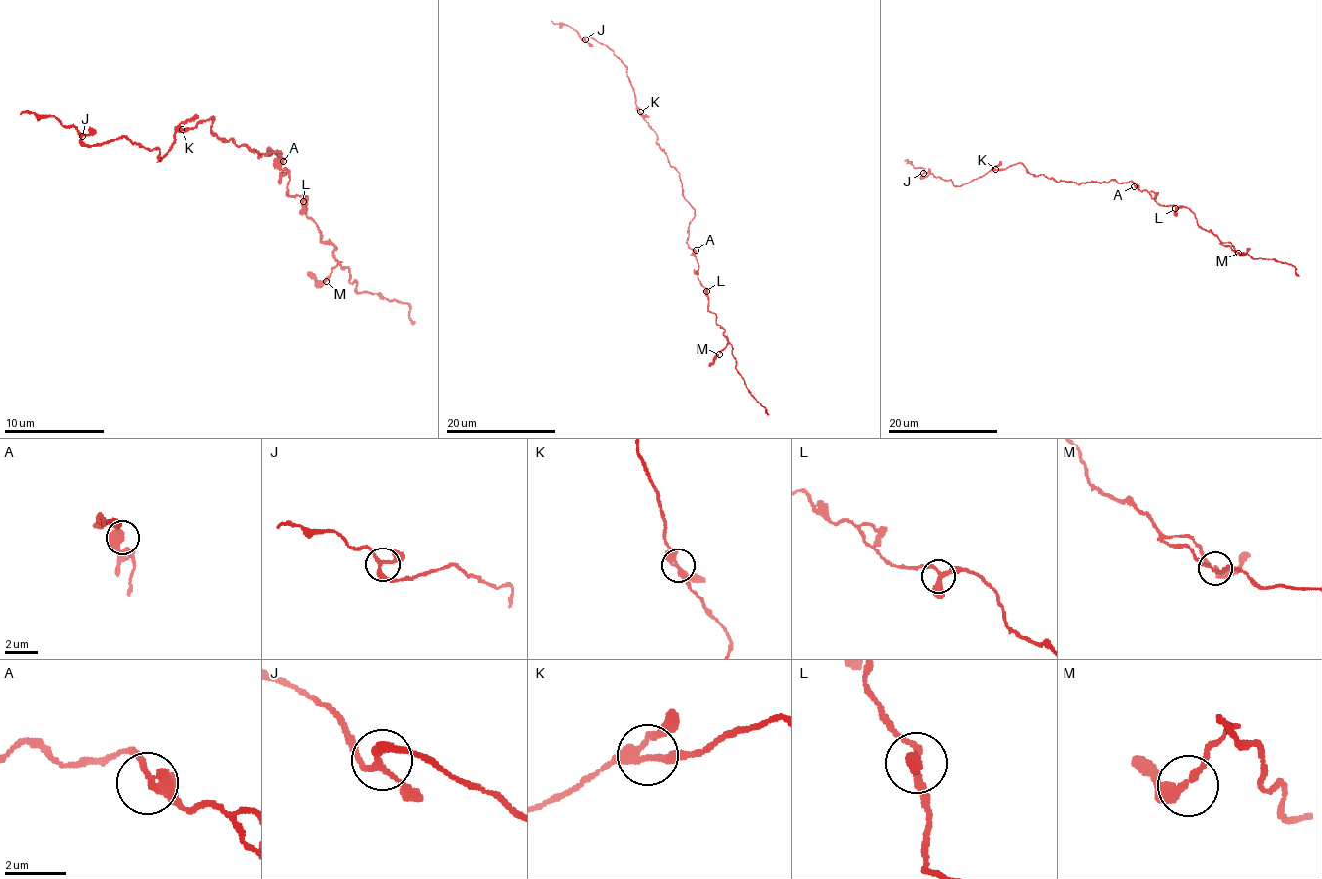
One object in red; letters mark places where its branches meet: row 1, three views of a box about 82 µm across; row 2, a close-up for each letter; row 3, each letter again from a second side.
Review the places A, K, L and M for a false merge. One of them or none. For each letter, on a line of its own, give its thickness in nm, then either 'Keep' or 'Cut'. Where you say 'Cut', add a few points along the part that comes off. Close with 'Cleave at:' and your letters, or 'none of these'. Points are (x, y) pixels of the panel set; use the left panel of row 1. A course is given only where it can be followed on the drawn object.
A: Thickness 320 nm. Keep
K: Thickness 280 nm. Keep
L: Thickness 240 nm. Keep
M: Thickness 280 nm. Keep
Cleave at: none of these

